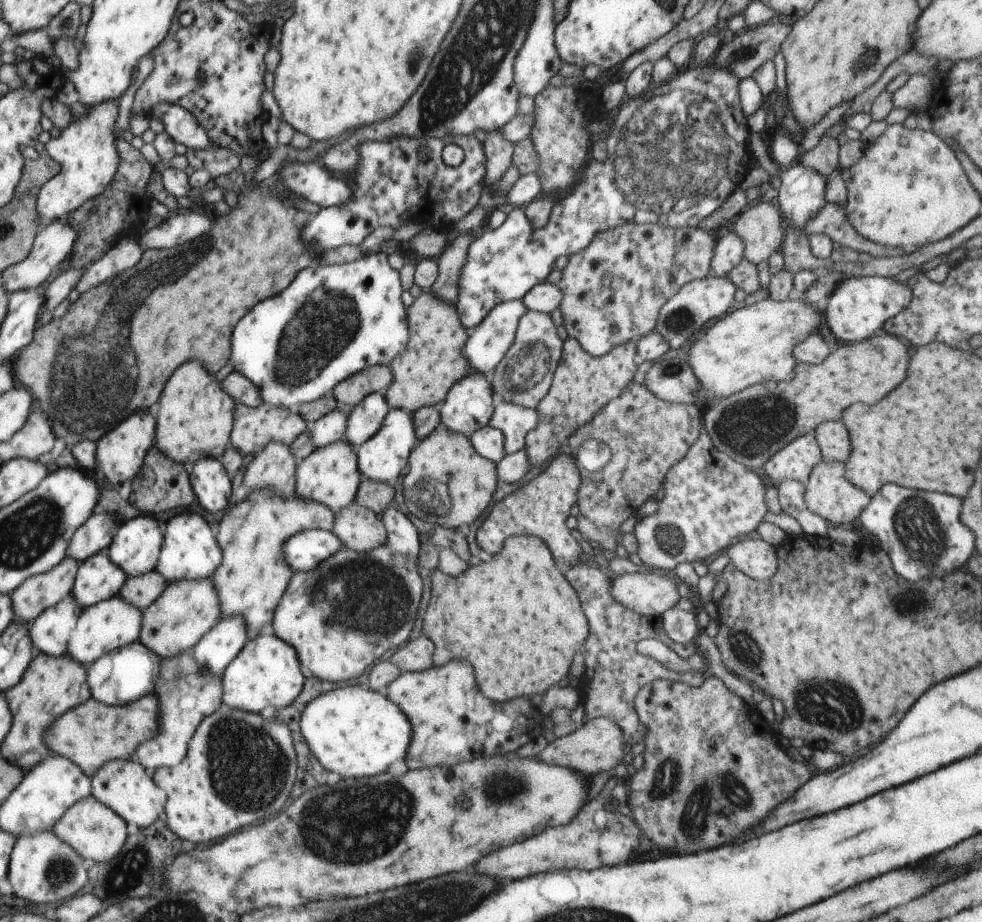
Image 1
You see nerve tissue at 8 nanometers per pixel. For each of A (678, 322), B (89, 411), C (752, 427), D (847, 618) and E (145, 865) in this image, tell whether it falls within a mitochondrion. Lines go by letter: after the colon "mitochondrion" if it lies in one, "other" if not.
A: mitochondrion
B: mitochondrion
C: mitochondrion
D: other
E: mitochondrion

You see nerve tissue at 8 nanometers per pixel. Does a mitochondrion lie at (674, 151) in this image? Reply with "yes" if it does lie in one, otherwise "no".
yes

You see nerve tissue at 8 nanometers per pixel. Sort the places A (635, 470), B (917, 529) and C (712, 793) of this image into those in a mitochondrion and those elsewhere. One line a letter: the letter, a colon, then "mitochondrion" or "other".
A: other
B: mitochondrion
C: mitochondrion

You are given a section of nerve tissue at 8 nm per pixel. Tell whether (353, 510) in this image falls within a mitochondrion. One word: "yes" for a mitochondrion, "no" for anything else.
no

